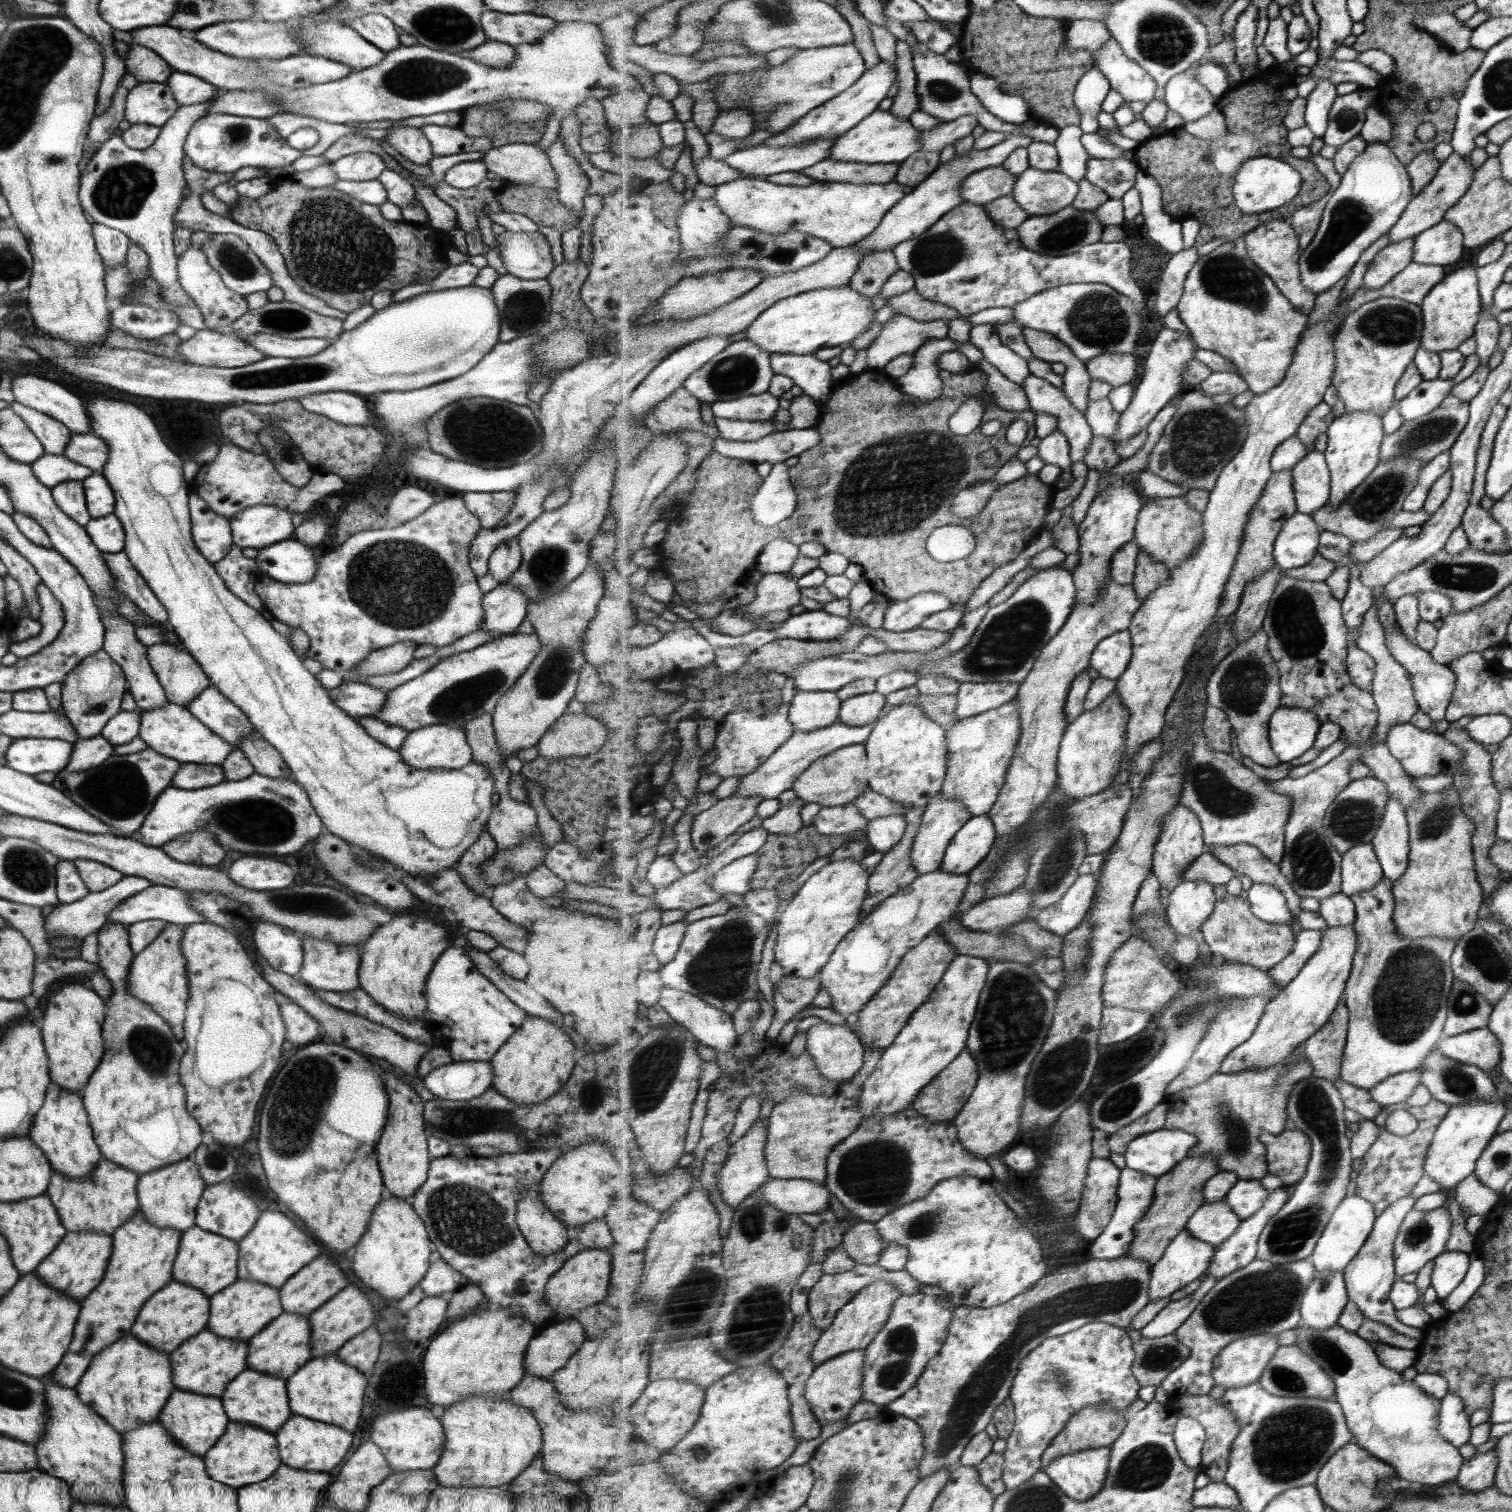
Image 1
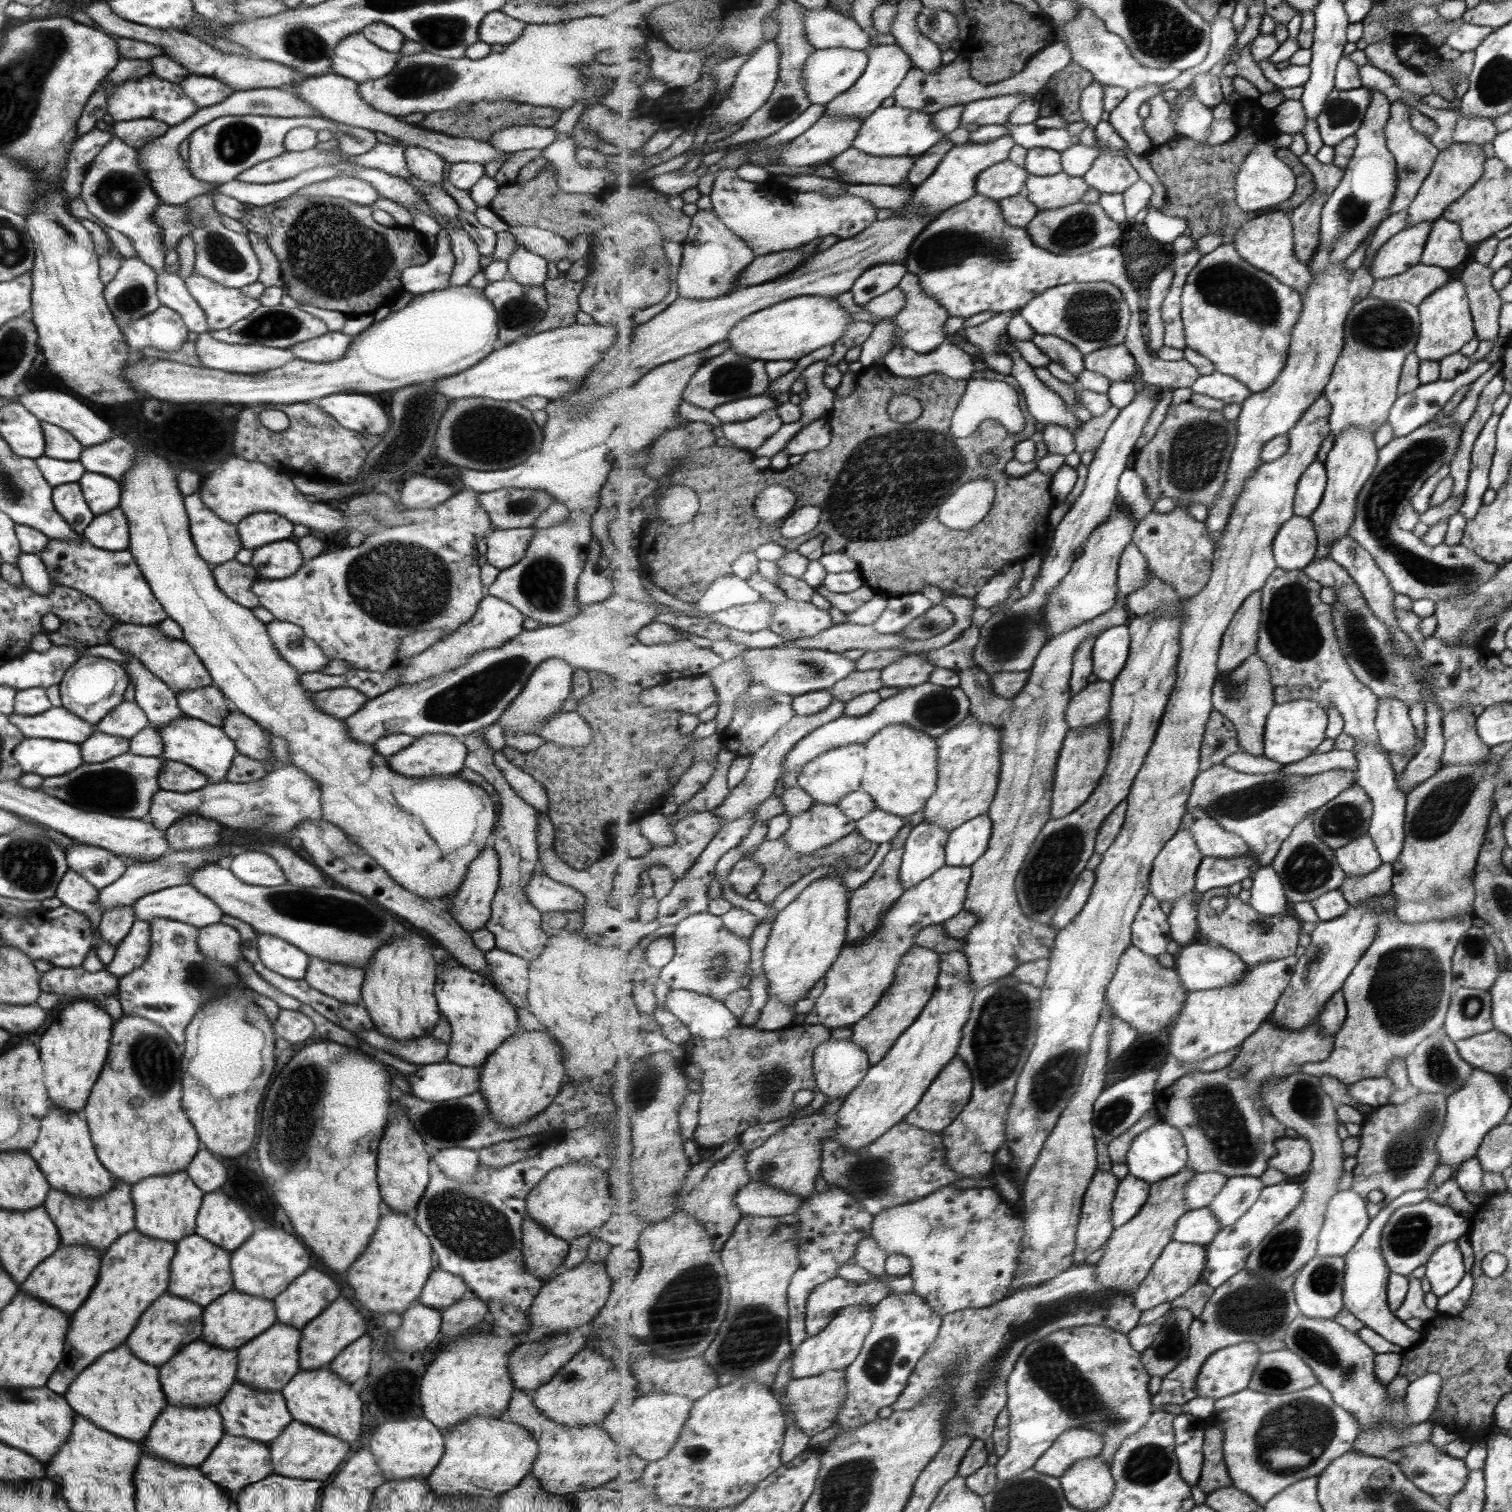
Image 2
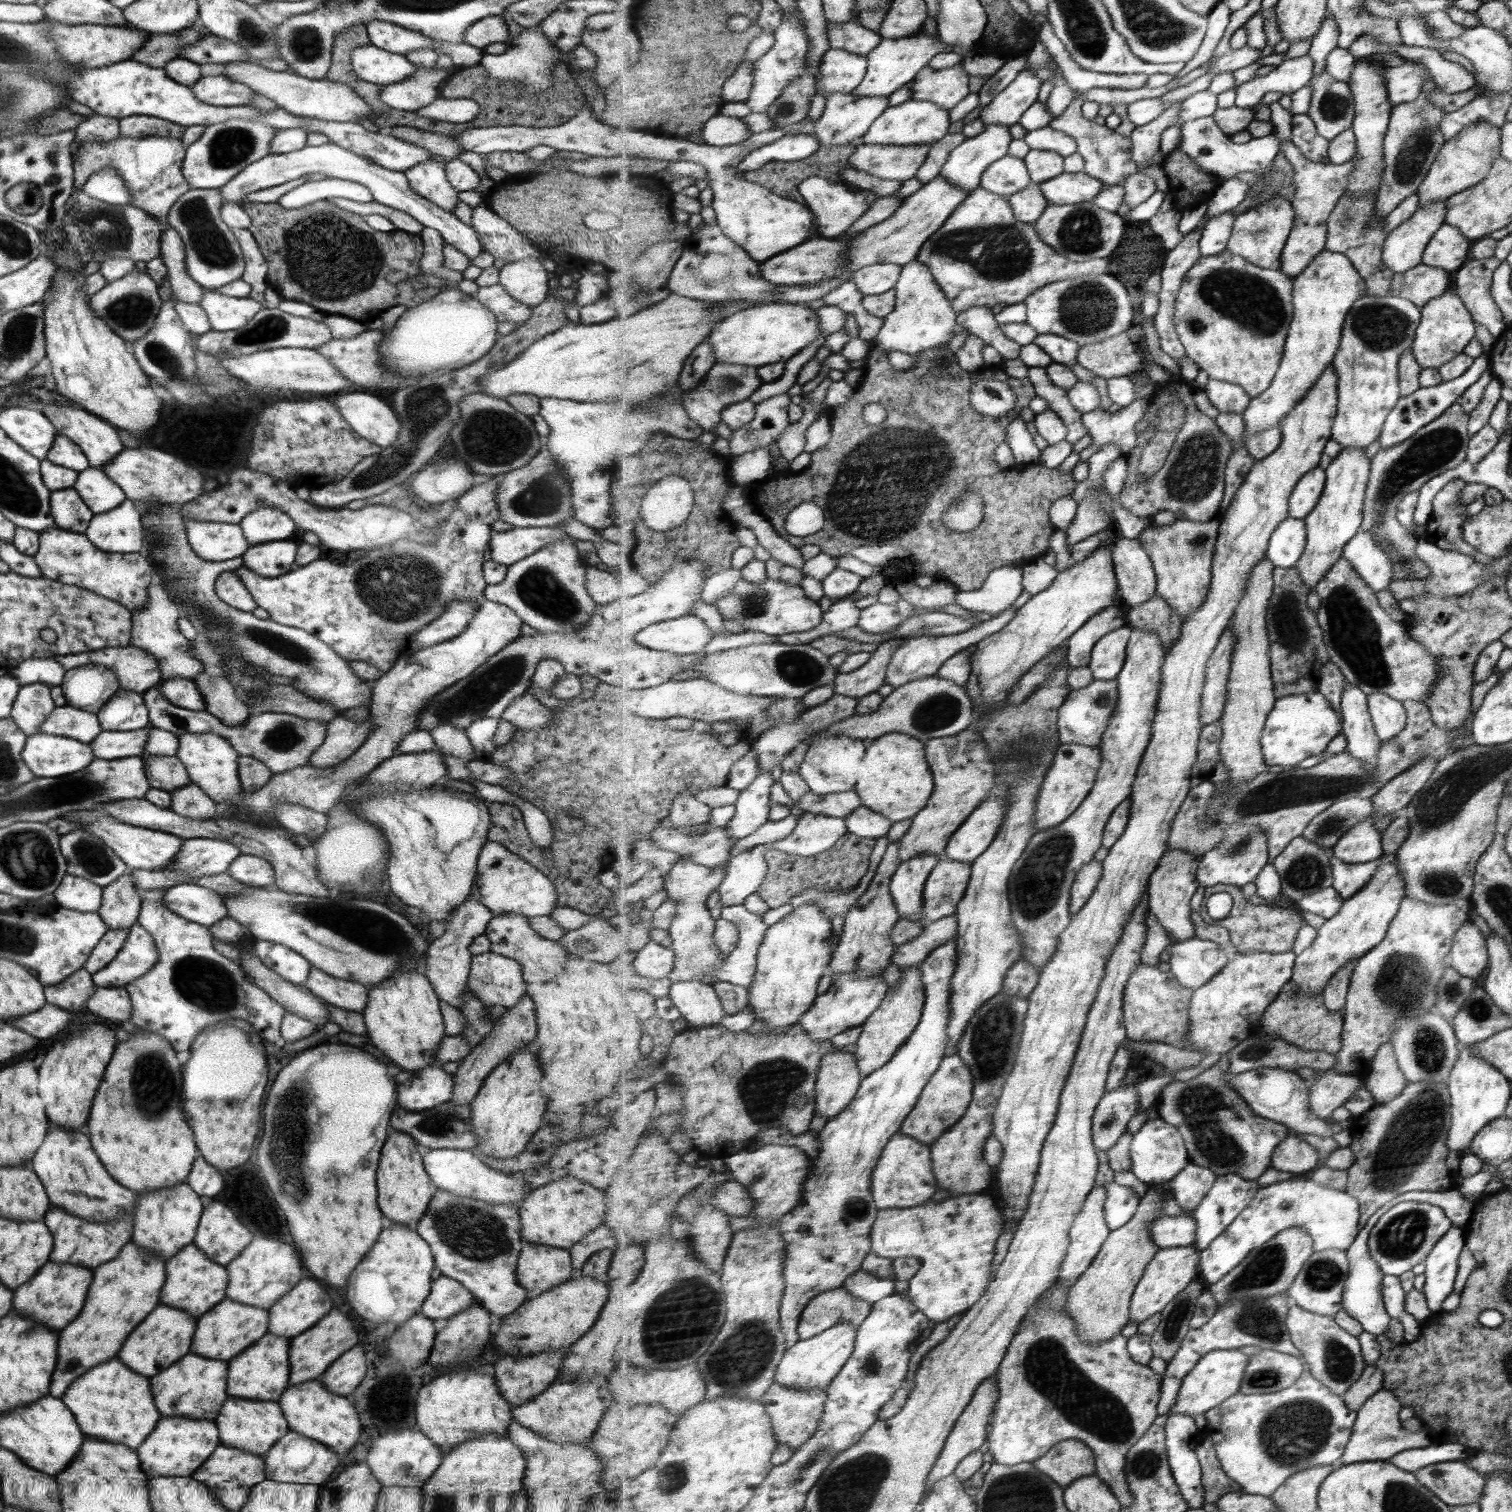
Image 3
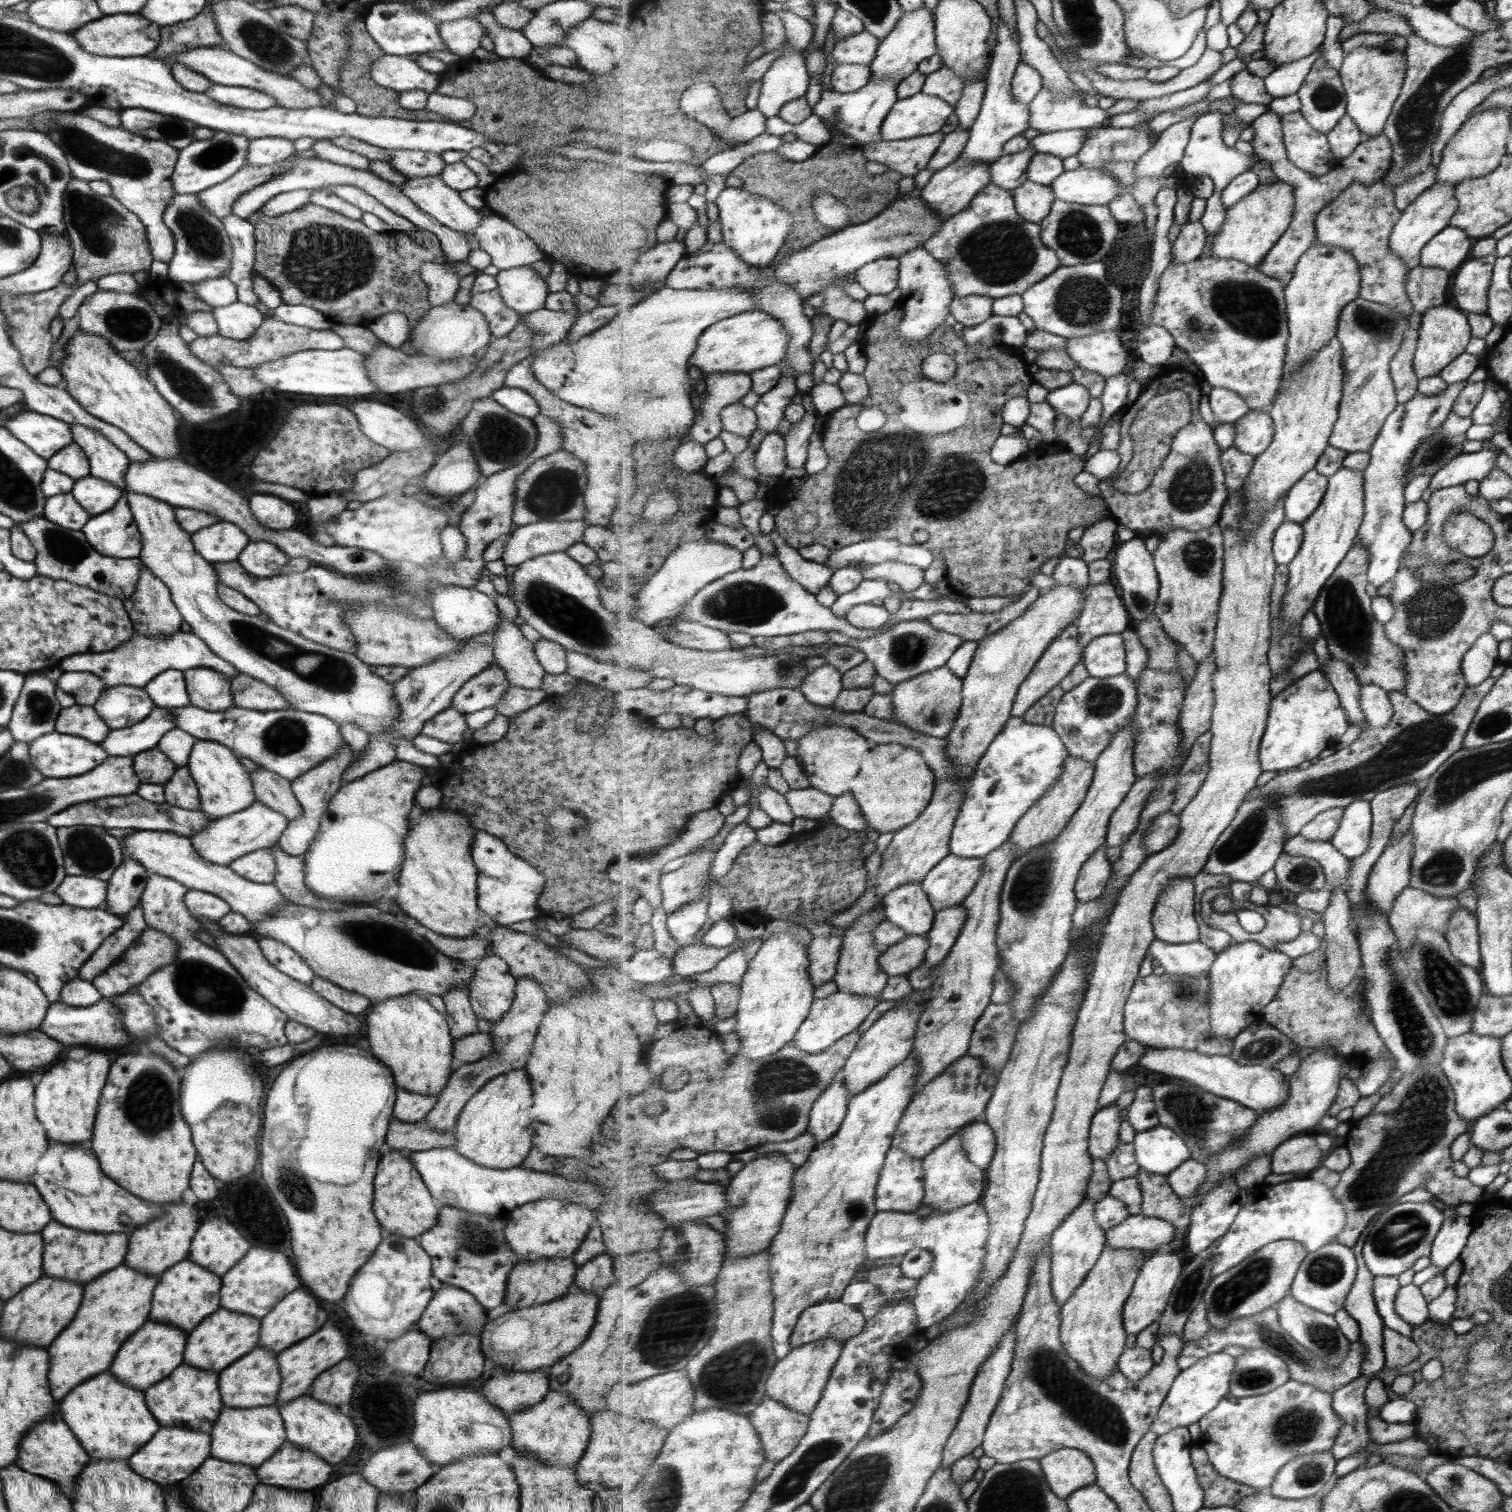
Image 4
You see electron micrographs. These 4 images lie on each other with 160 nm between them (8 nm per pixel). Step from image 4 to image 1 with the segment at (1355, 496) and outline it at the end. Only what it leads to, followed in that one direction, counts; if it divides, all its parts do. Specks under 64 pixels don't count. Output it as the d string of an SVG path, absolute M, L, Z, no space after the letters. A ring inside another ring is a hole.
M1359 410L1357 413L1348 413L1335 417L1331 427L1327 430L1327 448L1324 452L1328 467L1332 471L1332 493L1328 504L1341 506L1350 494L1368 480L1368 476L1380 464L1380 450L1386 436L1383 417Z

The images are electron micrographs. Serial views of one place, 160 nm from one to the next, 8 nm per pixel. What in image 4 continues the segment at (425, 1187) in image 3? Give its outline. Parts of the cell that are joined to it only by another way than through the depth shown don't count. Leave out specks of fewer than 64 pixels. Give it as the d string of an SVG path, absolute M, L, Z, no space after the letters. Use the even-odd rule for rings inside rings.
M389 1151L378 1162L373 1178L373 1214L379 1226L391 1234L417 1239L436 1224L440 1205L428 1193L406 1153Z

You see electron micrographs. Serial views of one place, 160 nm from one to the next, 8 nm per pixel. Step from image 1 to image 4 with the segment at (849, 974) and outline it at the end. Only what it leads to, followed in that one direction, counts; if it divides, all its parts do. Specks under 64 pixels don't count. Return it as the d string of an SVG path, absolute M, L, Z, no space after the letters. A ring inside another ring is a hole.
M952 852L939 862L922 886L936 912L965 903L984 873L984 858L963 858ZM838 990L831 994L829 998L819 998L812 1004L811 1012L805 1019L803 1025L797 1031L796 1038L791 1043L805 1052L819 1054L841 1038L848 1037L848 1034L855 1032L863 1020L873 1012L873 1008L879 1004L881 998L876 996L866 996L865 994L849 994Z

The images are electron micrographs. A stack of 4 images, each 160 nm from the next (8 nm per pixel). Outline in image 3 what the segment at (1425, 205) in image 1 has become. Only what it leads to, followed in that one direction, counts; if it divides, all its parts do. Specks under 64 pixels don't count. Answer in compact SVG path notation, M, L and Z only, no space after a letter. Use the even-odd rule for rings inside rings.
M1486 122L1469 123L1453 138L1444 141L1436 154L1427 176L1420 182L1416 190L1418 206L1432 204L1435 201L1445 201L1454 194L1477 184L1489 172L1493 161L1500 157L1500 130Z

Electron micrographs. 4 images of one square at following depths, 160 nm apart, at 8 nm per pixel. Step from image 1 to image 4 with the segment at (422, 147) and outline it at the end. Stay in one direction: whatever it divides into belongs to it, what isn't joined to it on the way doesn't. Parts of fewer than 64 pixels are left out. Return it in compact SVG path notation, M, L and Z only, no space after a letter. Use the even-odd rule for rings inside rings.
M438 176L407 178L399 189L415 206L443 226L458 233L466 232L472 247L476 246L474 230L482 216L478 209L465 204L456 190L445 186Z

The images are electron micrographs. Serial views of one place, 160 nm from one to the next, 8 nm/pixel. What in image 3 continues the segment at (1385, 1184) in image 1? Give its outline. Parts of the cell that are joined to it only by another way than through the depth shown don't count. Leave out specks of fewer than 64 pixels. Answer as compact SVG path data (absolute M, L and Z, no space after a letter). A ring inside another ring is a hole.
M1409 1082L1405 1090L1391 1102L1378 1103L1355 1119L1349 1128L1356 1161L1348 1168L1348 1179L1343 1189L1360 1199L1360 1230L1367 1220L1394 1197L1409 1191L1451 1190L1447 1167L1447 1134L1451 1125L1451 1095L1446 1083ZM1409 1168L1409 1170L1391 1170Z

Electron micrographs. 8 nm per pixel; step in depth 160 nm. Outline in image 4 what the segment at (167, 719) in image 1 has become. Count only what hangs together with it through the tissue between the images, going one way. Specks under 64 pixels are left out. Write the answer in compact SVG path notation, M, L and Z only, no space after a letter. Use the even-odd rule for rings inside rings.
M196 739L187 757L185 768L195 782L199 796L199 809L211 821L245 810L253 804L254 793L250 776L238 762L238 757L226 746L211 740Z

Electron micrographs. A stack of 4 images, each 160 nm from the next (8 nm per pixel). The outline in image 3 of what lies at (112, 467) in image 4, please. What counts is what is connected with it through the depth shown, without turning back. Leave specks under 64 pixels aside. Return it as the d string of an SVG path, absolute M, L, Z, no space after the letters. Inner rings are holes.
M34 403L37 409L41 410L41 414L51 422L51 426L55 428L56 435L68 438L73 444L76 444L81 452L84 453L85 458L88 460L88 466L91 468L102 468L114 454L121 452L124 446L121 444L119 437L117 437L117 430L110 426L107 422L79 409L76 406L62 404L44 404Z

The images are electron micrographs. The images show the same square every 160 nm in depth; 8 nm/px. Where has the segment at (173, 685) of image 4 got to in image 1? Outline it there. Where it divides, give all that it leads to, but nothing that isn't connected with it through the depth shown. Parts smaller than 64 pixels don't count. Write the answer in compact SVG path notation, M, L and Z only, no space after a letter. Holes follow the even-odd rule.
M212 685L204 688L185 707L201 724L233 748L241 737L253 733L247 717Z

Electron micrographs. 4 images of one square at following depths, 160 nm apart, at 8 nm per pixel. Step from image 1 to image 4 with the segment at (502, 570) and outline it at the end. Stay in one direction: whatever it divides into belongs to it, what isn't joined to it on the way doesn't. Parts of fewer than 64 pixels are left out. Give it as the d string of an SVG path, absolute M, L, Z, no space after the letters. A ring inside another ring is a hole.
M585 519L572 521L537 521L536 523L526 524L511 530L510 537L507 540L501 560L505 566L517 567L527 559L547 554L551 552L564 552L573 543L582 542L583 531L588 527L588 522Z

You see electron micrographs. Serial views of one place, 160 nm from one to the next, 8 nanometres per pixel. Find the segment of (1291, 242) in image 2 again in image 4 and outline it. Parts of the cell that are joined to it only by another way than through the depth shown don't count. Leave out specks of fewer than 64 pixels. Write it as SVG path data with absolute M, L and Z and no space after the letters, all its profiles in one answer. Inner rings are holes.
M1277 181L1257 186L1249 196L1227 209L1225 224L1212 242L1212 256L1237 258L1251 266L1259 266L1292 224L1295 214L1293 200L1295 192L1288 182Z

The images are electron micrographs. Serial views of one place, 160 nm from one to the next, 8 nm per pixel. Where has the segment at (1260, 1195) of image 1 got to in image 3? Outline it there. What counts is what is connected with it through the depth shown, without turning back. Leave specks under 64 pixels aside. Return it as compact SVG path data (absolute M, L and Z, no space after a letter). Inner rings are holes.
M1238 1174L1218 1175L1204 1201L1191 1212L1198 1226L1195 1244L1197 1249L1200 1252L1209 1249L1210 1244L1227 1230L1227 1227L1251 1204L1261 1189L1256 1180L1246 1179Z

